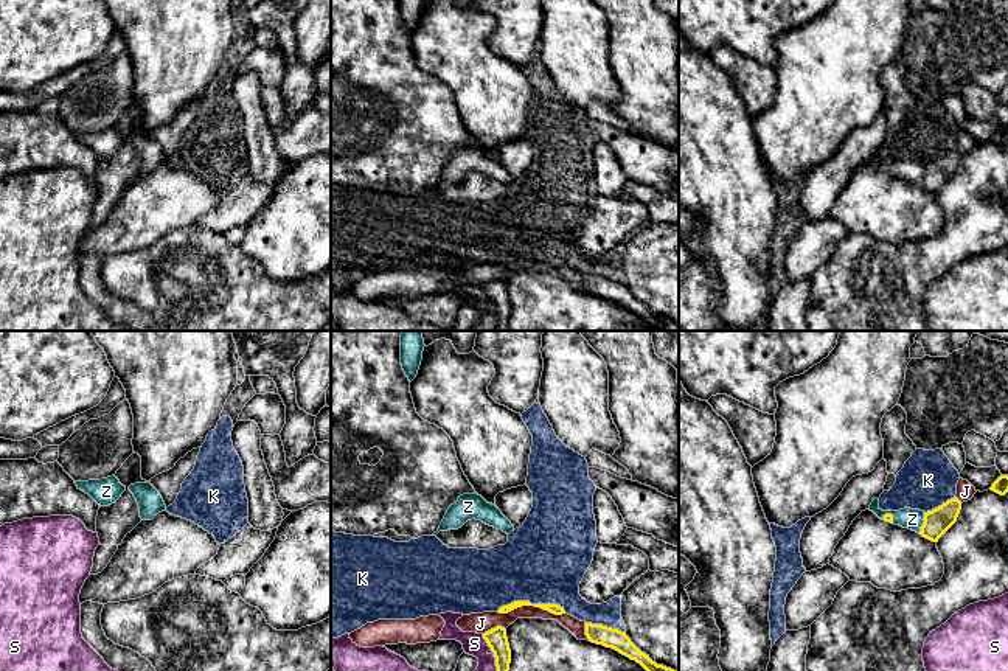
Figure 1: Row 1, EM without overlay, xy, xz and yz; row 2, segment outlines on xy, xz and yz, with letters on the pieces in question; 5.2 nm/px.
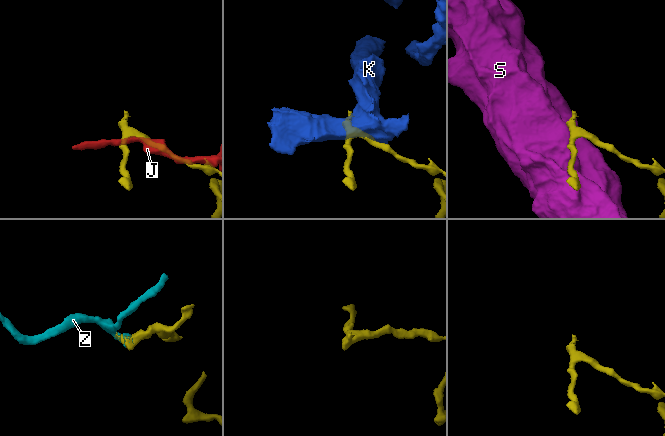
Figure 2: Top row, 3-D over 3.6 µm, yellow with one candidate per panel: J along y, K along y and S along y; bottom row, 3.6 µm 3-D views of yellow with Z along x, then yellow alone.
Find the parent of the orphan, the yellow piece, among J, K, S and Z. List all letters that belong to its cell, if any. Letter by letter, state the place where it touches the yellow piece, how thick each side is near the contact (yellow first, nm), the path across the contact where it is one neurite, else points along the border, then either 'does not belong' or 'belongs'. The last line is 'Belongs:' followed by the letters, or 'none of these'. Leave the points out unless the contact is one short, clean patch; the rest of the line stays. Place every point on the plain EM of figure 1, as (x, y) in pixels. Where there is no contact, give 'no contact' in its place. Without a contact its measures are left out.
J: xz (531, 257) | 50/100 nm | does not belong
K: xz (530, 255) | 50/440 nm | does not belong
S: xz (486, 294) | 110/120 nm | does not belong
Z: yz (924, 174) | 140/110 nm | across yz (938, 173), (924, 174), (912, 171) | belongs
Belongs: Z

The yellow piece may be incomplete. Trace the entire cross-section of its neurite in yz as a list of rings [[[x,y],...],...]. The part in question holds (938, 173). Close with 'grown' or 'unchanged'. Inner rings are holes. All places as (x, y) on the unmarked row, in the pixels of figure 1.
[[[957,149],[927,165],[910,160],[882,163],[879,160],[879,151],[874,151],[870,157],[870,163],[879,171],[916,183],[932,194],[938,194],[938,191],[957,174],[960,162],[961,154]]]; grown

